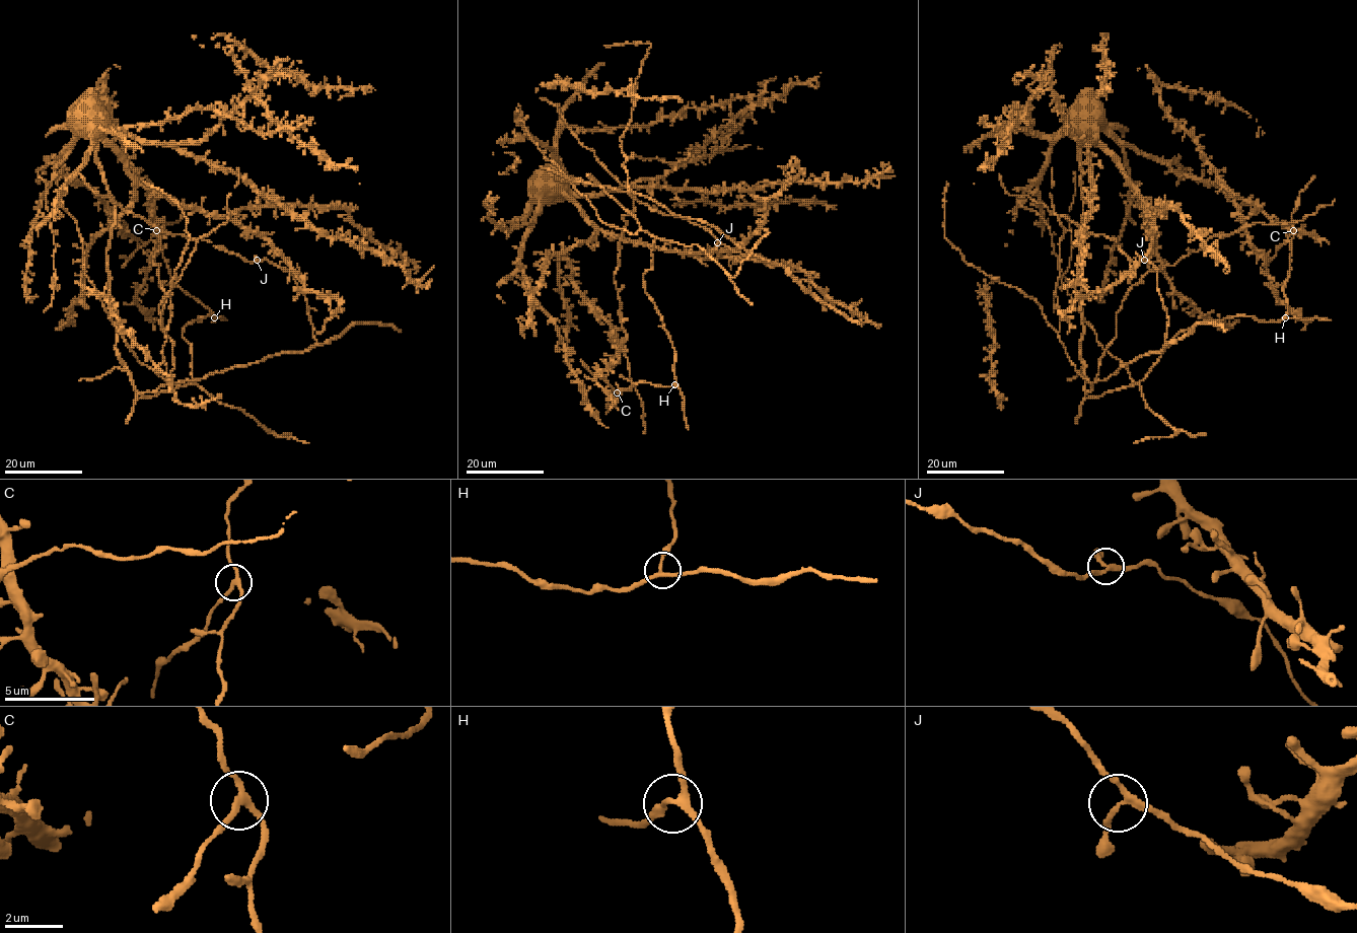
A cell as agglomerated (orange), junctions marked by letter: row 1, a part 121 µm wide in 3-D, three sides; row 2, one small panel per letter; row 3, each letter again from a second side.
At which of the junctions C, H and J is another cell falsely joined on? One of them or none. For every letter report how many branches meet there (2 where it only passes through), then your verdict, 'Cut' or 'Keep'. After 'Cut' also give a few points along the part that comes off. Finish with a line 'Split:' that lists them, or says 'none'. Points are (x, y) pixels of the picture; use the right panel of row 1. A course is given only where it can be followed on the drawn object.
C: Branches: 3. Cut. Course of the part to remove: (1293, 230), (1274, 257), (1261, 257)
H: Branches: 3. Keep
J: Branches: 3. Keep
Split: C

